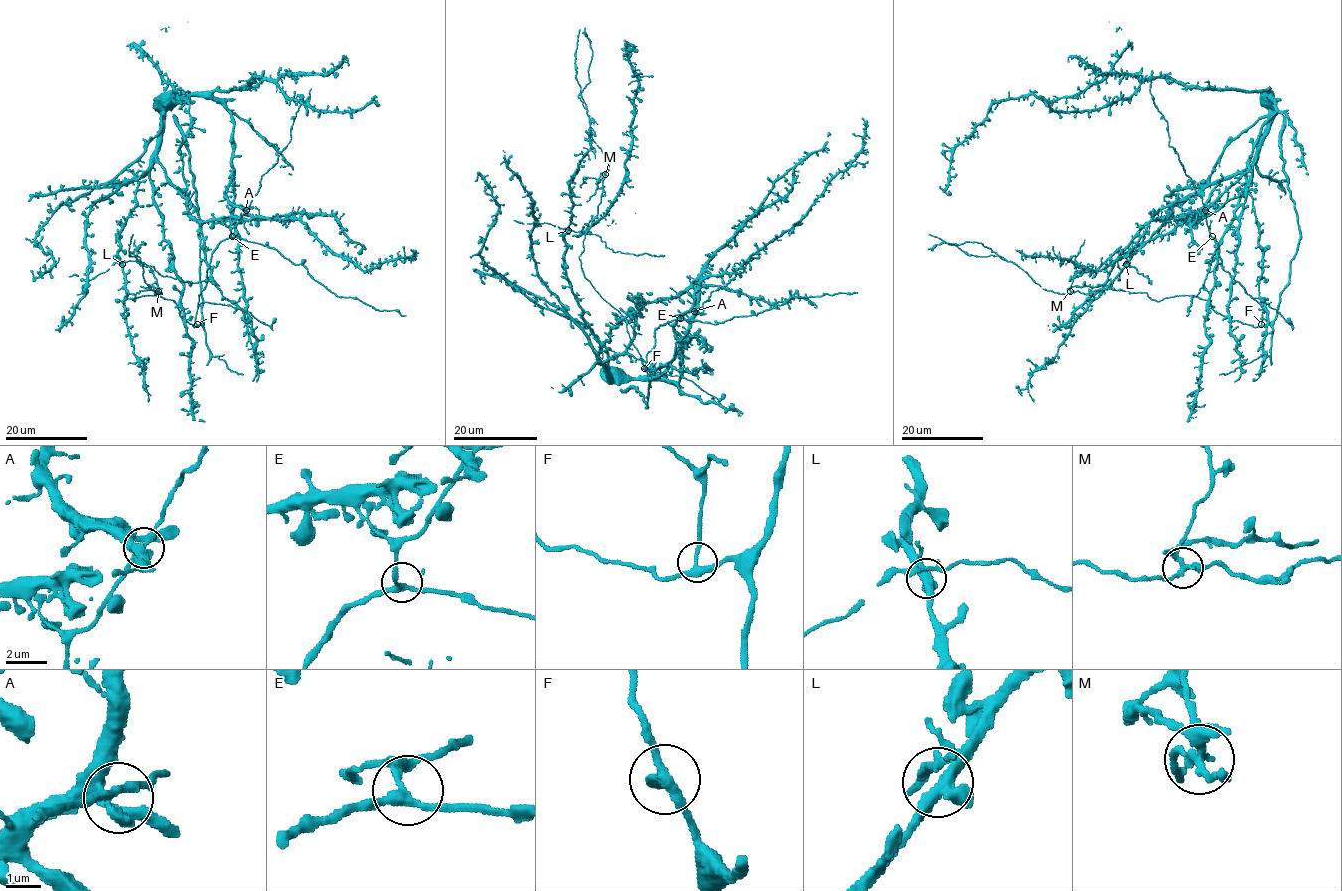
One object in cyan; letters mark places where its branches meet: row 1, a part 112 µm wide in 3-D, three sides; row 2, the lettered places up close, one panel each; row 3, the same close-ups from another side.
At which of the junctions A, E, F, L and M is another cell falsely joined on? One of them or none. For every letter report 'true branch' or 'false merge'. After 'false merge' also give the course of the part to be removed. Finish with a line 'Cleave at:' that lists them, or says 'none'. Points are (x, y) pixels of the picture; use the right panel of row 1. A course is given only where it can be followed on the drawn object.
A: true branch
E: true branch
F: true branch
L: true branch
M: false merge; course (1070, 292), (1069, 287), (1076, 275), (1074, 259), (1085, 239)
Cleave at: M

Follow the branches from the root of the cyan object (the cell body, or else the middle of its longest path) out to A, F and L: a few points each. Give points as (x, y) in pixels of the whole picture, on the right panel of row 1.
A: (1163, 299), (1194, 295), (1232, 320), (1254, 327), (1261, 324), (1261, 306), (1223, 269), (1205, 210)
F: (1163, 299), (1194, 295), (1207, 300), (1214, 310), (1232, 320), (1254, 327), (1261, 324)
L: (1163, 299), (1194, 295), (1211, 305), (1216, 252), (1244, 173), (1223, 179), (1201, 207), (1148, 239), (1126, 264)

